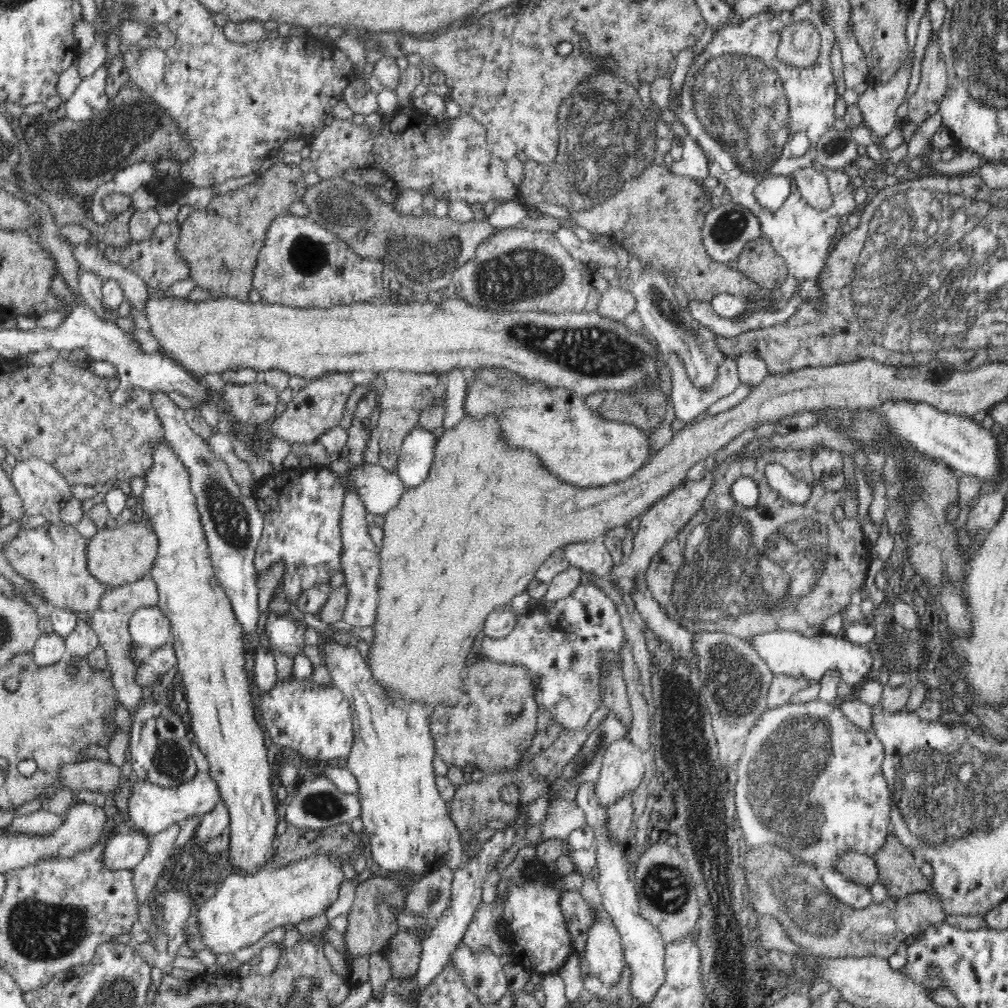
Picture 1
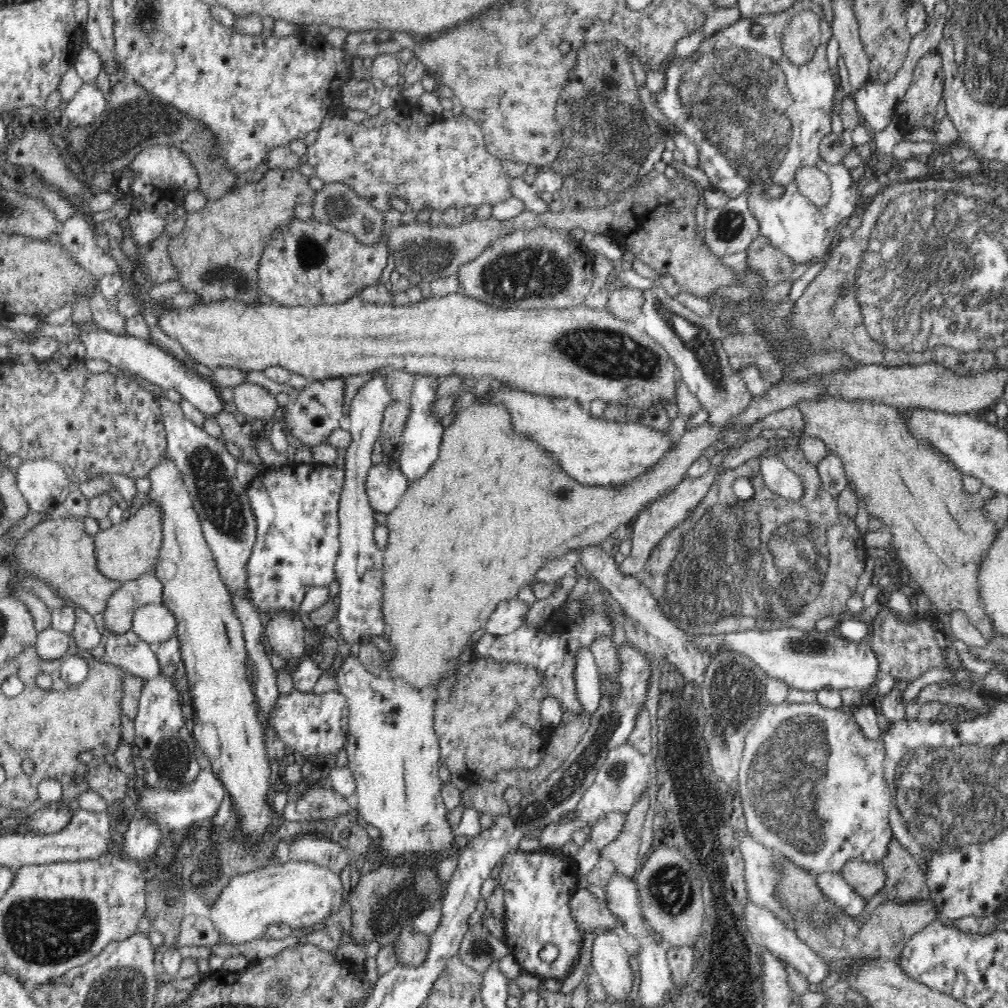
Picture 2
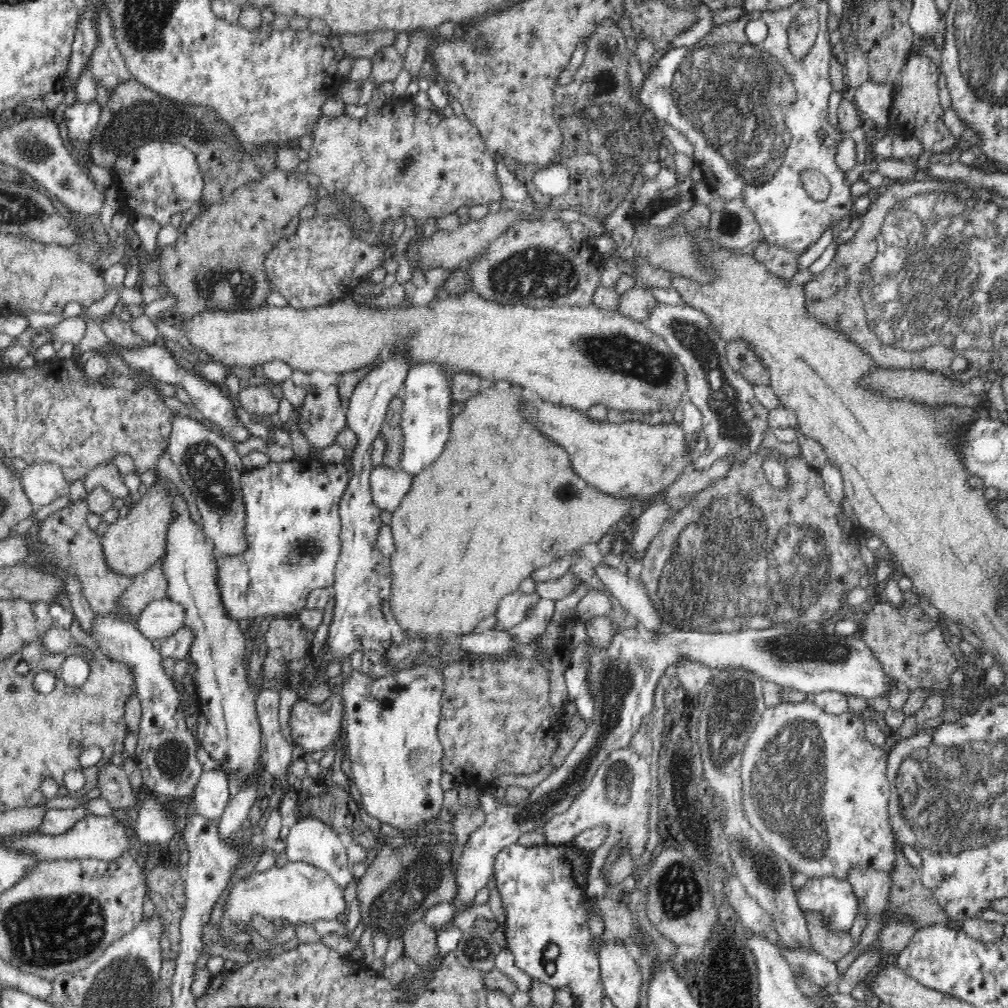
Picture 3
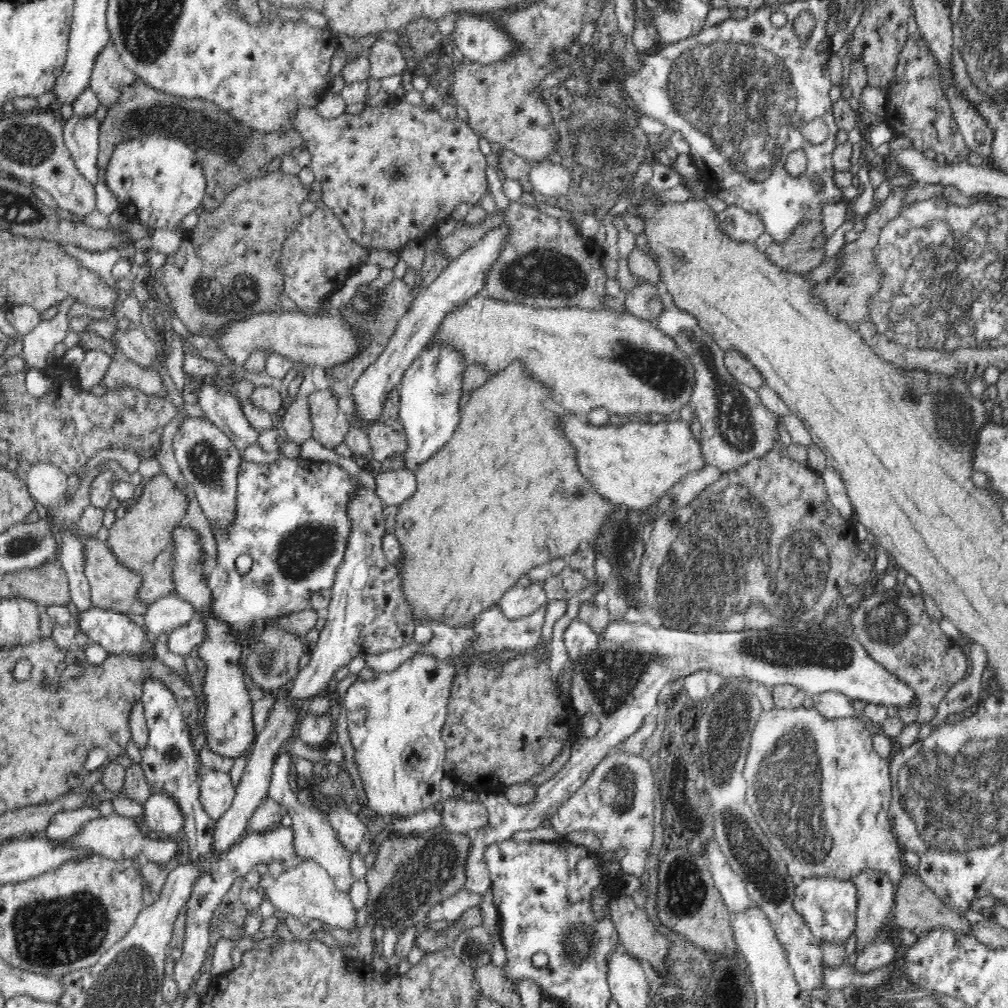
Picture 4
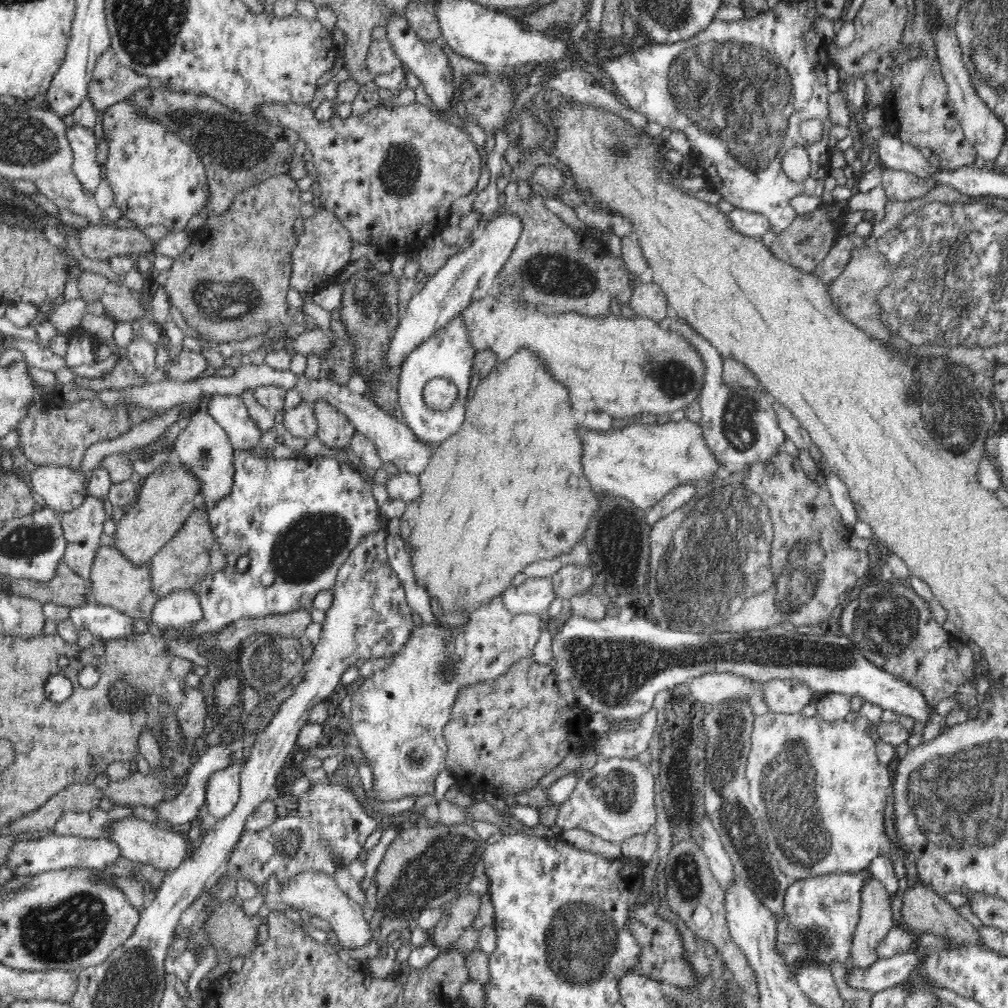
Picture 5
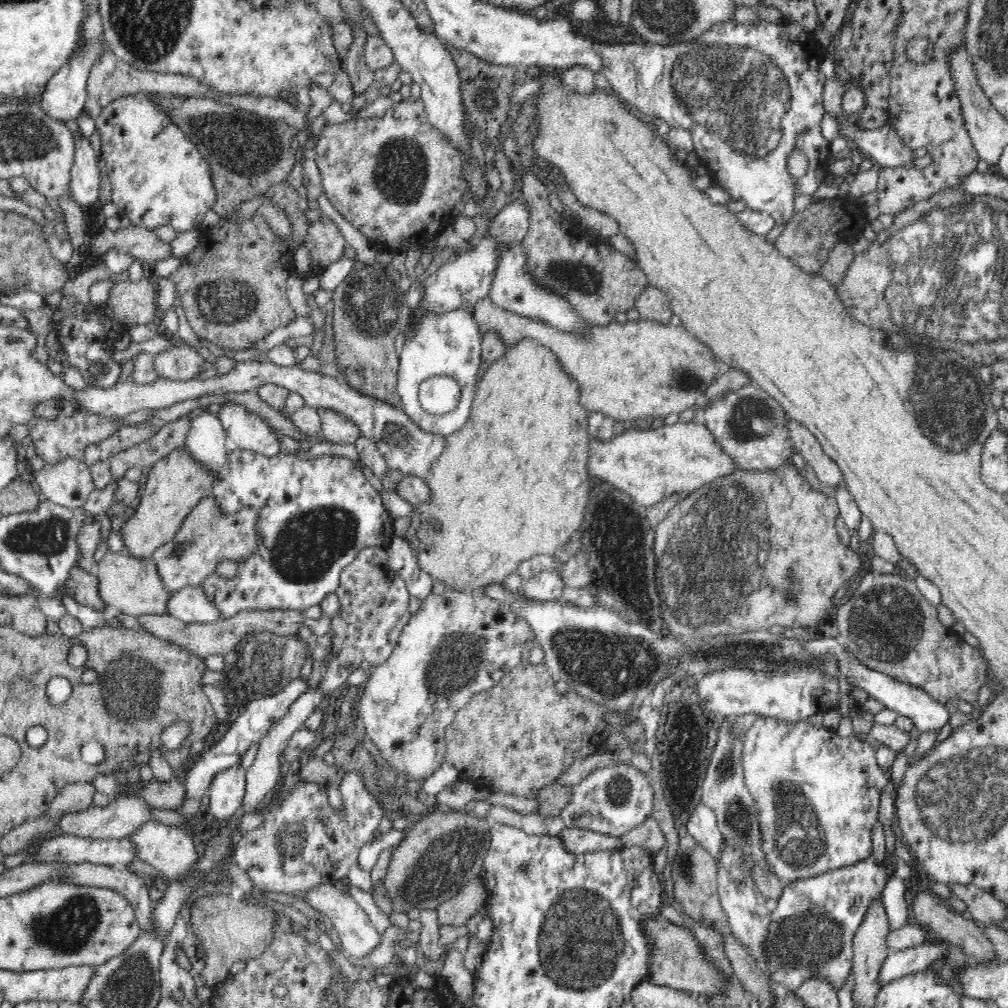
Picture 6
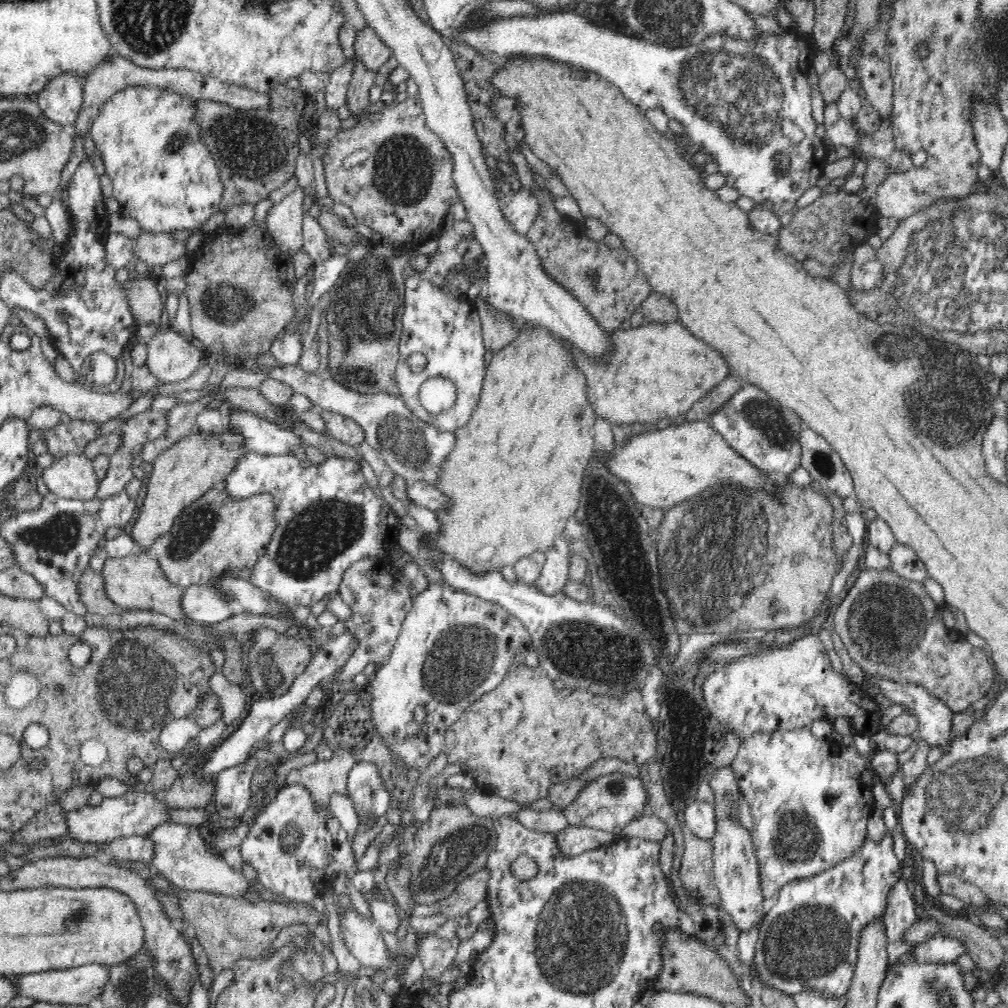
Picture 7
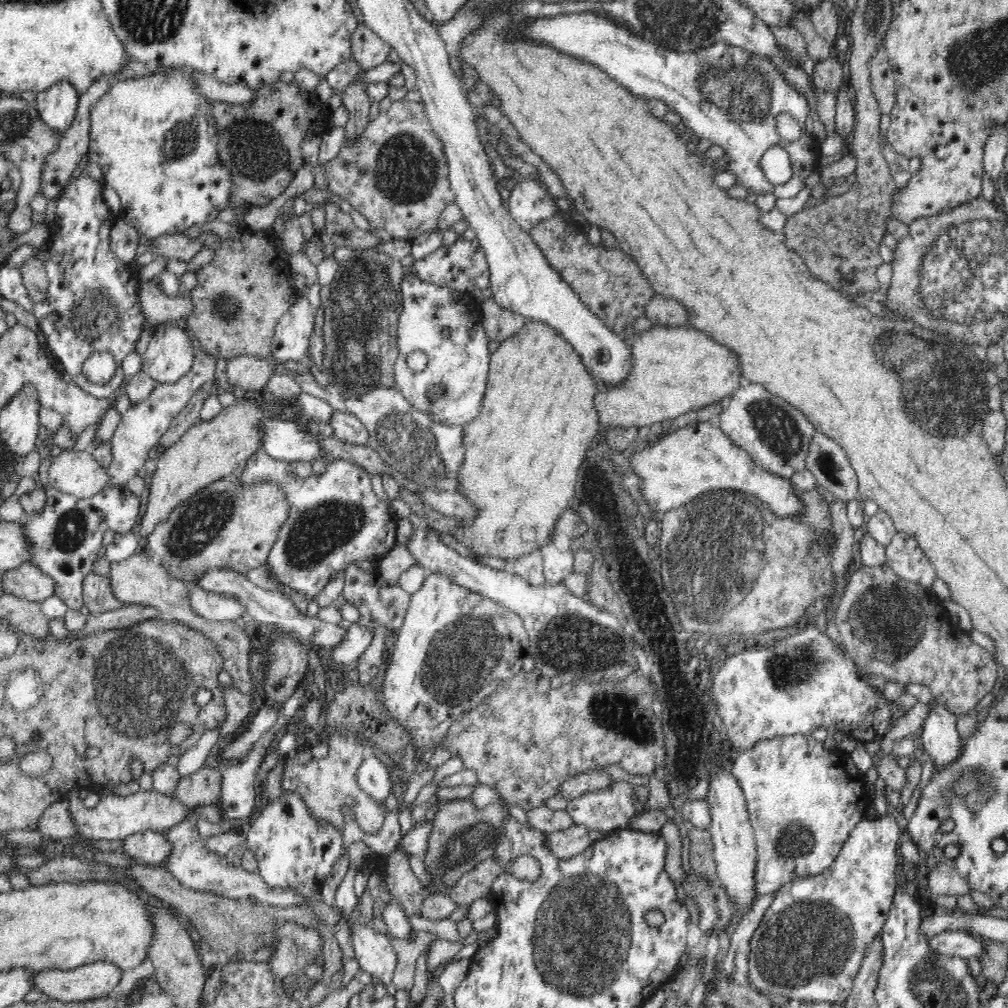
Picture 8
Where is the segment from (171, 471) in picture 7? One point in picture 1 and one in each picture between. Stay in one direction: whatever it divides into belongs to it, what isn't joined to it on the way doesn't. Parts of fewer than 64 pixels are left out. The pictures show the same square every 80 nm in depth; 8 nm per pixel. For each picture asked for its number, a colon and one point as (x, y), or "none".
1: (126, 553)
2: (125, 551)
3: (131, 544)
4: (147, 527)
5: (166, 498)
6: (177, 482)

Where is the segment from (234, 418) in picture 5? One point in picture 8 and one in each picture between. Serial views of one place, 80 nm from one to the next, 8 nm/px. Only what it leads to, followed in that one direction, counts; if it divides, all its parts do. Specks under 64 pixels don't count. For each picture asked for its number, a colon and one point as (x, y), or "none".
6: (250, 432)
7: (264, 437)
8: (287, 441)

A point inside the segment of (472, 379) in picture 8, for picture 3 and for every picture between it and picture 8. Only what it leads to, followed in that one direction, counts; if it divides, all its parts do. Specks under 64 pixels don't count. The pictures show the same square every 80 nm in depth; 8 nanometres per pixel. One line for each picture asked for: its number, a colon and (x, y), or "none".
3: (425, 421)
4: (429, 392)
5: (448, 353)
6: (448, 343)
7: (445, 329)

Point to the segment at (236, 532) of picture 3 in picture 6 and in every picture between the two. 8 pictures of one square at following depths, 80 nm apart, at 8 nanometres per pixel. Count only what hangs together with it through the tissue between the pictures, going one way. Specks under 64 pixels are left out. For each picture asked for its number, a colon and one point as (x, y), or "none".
4: (209, 461)
5: (204, 446)
6: (206, 439)

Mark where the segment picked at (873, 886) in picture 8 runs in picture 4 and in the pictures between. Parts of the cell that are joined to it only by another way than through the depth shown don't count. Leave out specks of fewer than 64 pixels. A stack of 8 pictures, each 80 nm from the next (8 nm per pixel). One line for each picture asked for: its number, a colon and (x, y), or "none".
4: (828, 906)
5: (821, 913)
6: (811, 932)
7: (809, 940)

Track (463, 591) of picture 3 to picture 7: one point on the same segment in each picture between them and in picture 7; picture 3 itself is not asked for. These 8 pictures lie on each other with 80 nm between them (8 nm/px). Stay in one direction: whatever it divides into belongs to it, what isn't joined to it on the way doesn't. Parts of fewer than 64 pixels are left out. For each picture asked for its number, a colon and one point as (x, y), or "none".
4: (487, 509)
5: (510, 483)
6: (516, 470)
7: (515, 474)

